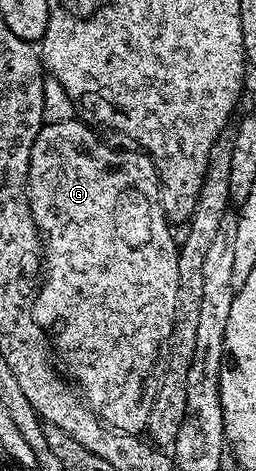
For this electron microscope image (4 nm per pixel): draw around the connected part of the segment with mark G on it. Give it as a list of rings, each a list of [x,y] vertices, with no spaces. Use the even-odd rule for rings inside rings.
[[[74,119],[65,123],[44,124],[37,139],[33,139],[33,151],[29,155],[27,198],[35,226],[49,241],[52,276],[38,301],[37,312],[42,325],[48,326],[51,332],[56,333],[56,345],[59,347],[55,353],[58,360],[61,365],[61,360],[63,360],[64,367],[62,365],[62,368],[69,374],[70,380],[77,386],[83,400],[91,406],[91,410],[99,414],[104,425],[110,425],[111,428],[119,429],[122,433],[139,435],[146,430],[149,411],[153,411],[153,399],[157,399],[157,387],[163,378],[163,368],[167,365],[167,346],[173,331],[175,312],[179,306],[177,303],[179,245],[177,237],[175,241],[174,235],[171,234],[172,226],[163,214],[163,204],[159,198],[159,176],[155,170],[154,161],[138,147],[127,147],[131,149],[125,150],[122,157],[117,150],[110,149],[107,145],[91,145],[91,140],[95,137],[94,131],[96,132],[86,120]]]

